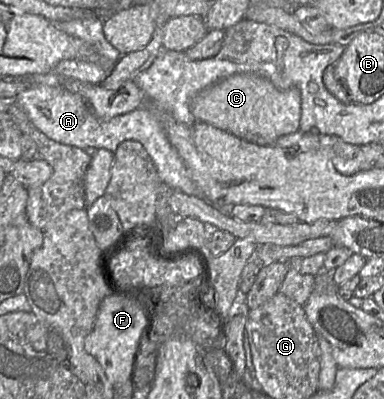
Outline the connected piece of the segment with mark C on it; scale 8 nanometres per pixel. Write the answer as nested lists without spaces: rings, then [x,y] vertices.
[[[241,73],[197,93],[190,102],[190,110],[196,121],[213,125],[259,146],[272,146],[281,136],[299,130],[301,93],[295,87],[279,90],[260,75]]]

